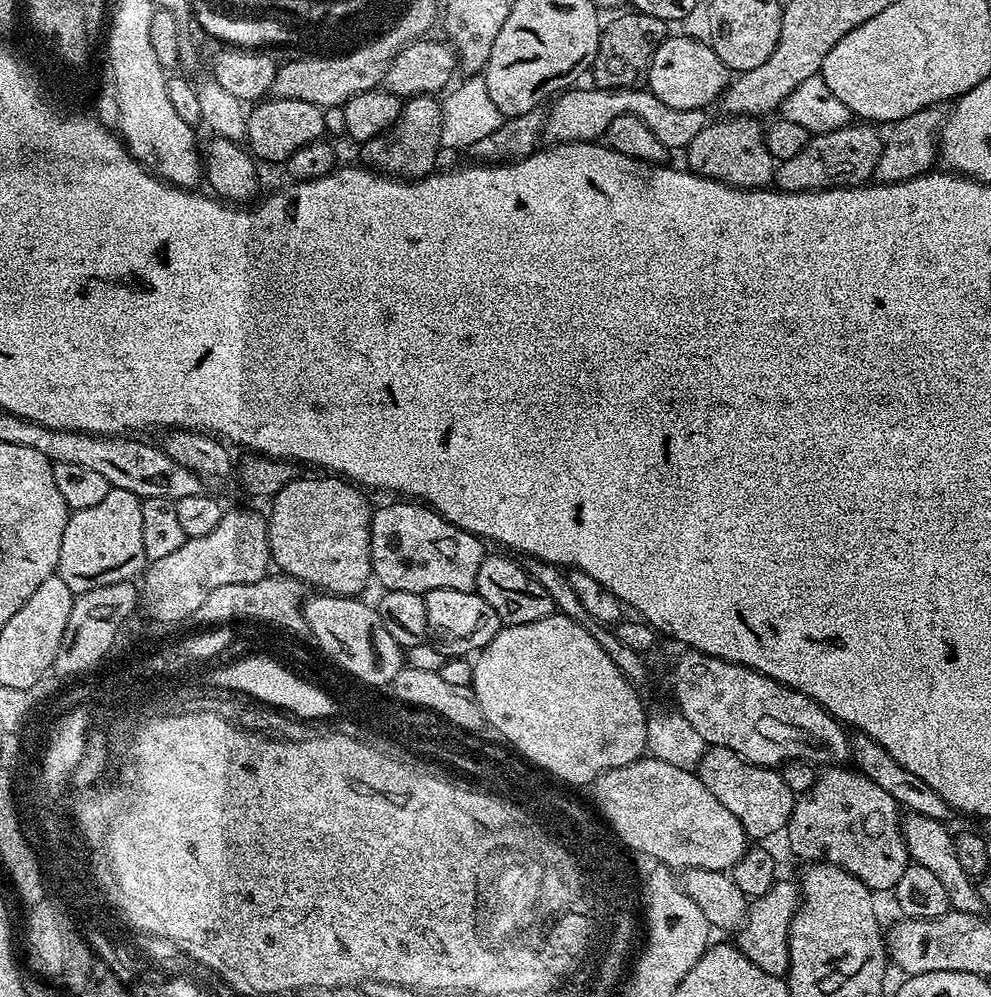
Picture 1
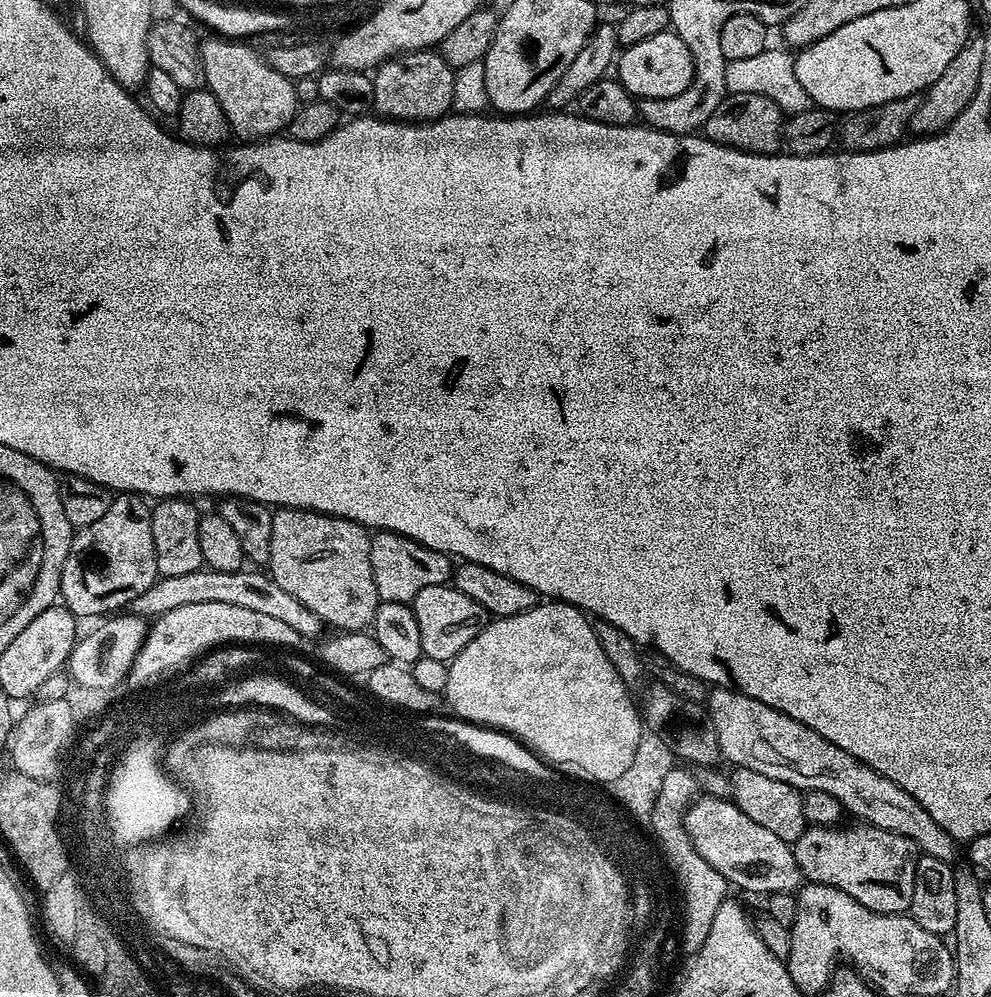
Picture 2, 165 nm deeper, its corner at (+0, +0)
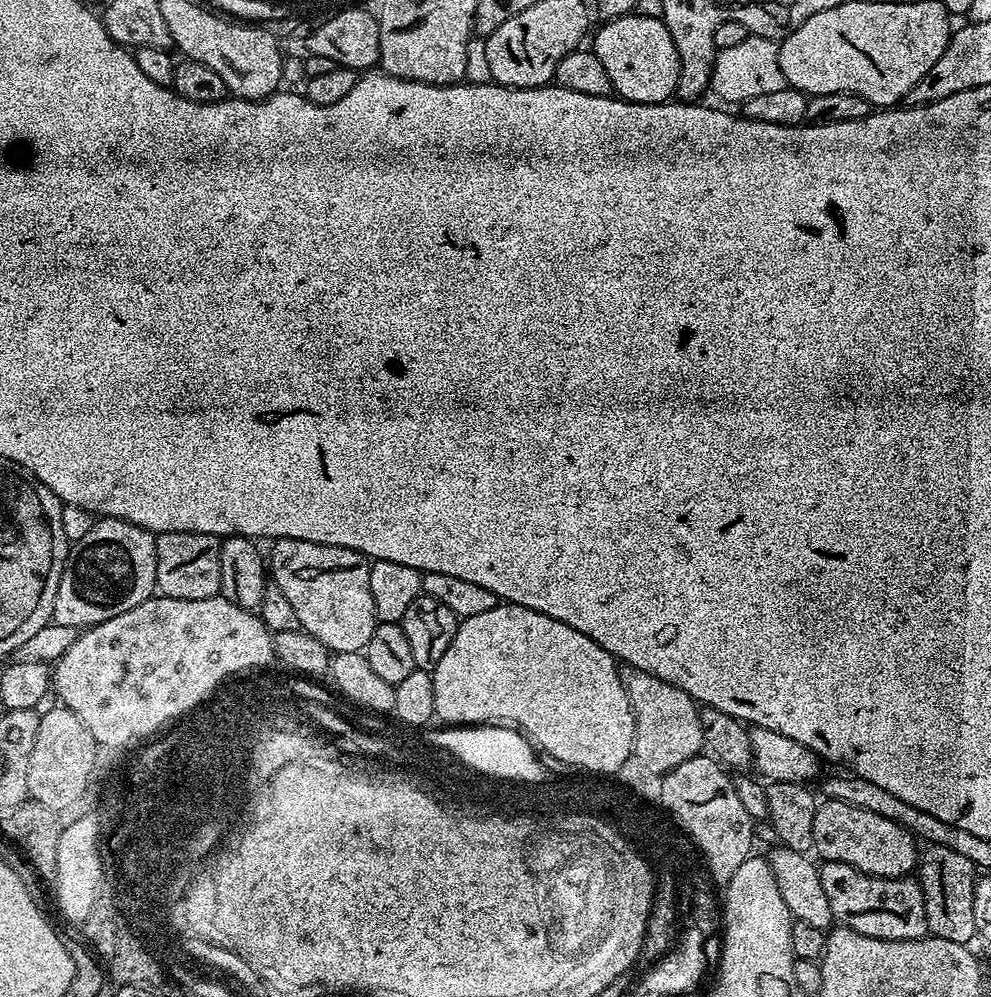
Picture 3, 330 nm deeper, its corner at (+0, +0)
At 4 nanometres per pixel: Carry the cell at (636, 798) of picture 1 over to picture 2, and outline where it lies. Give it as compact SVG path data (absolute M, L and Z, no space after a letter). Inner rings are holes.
M715 796L699 797L693 801L685 813L685 828L688 837L691 838L691 844L698 854L709 862L714 870L718 870L718 874L722 874L722 878L726 878L733 889L741 888L744 892L771 894L774 892L795 893L801 887L800 867L798 862L794 862L792 845L787 844L782 838L778 838L778 834L772 833L771 830L758 826L758 822L746 818L746 814L742 814L742 810L738 810L736 804L726 803Z

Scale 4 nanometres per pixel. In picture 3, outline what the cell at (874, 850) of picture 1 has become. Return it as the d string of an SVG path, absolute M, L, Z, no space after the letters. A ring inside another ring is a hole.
M825 860L819 865L822 891L830 902L833 921L858 934L887 940L917 940L929 935L924 895L919 879L908 876L867 876L854 866Z

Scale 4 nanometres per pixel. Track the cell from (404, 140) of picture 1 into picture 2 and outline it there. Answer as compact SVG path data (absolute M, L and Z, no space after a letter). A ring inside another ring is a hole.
M436 50L406 52L385 60L371 73L374 82L373 109L381 117L405 122L437 120L453 111L455 71Z

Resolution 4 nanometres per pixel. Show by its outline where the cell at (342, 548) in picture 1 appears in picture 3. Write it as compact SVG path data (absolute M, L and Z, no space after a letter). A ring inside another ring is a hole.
M298 538L277 540L271 545L270 580L286 594L303 631L328 647L329 653L364 652L378 623L370 594L368 557L342 546L306 542Z

